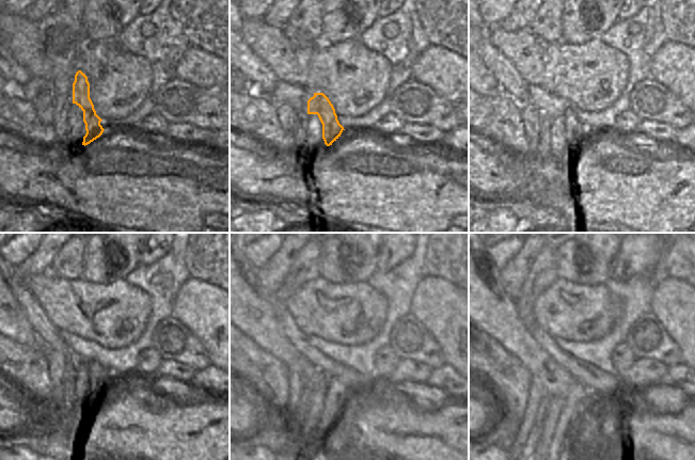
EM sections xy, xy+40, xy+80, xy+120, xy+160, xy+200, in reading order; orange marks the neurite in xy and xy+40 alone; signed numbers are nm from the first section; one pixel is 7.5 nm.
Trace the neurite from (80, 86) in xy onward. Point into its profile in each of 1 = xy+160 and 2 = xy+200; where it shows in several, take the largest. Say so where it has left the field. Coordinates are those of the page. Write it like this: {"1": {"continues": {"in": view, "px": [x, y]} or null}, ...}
{"1": {"continues": {"in": "xy+160", "px": [337, 396]}}, "2": {"continues": {"in": "xy+200", "px": [565, 426]}}}

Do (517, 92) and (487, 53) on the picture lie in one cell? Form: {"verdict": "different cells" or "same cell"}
{"verdict": "same cell"}

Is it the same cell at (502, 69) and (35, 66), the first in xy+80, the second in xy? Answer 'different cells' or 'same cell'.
different cells

